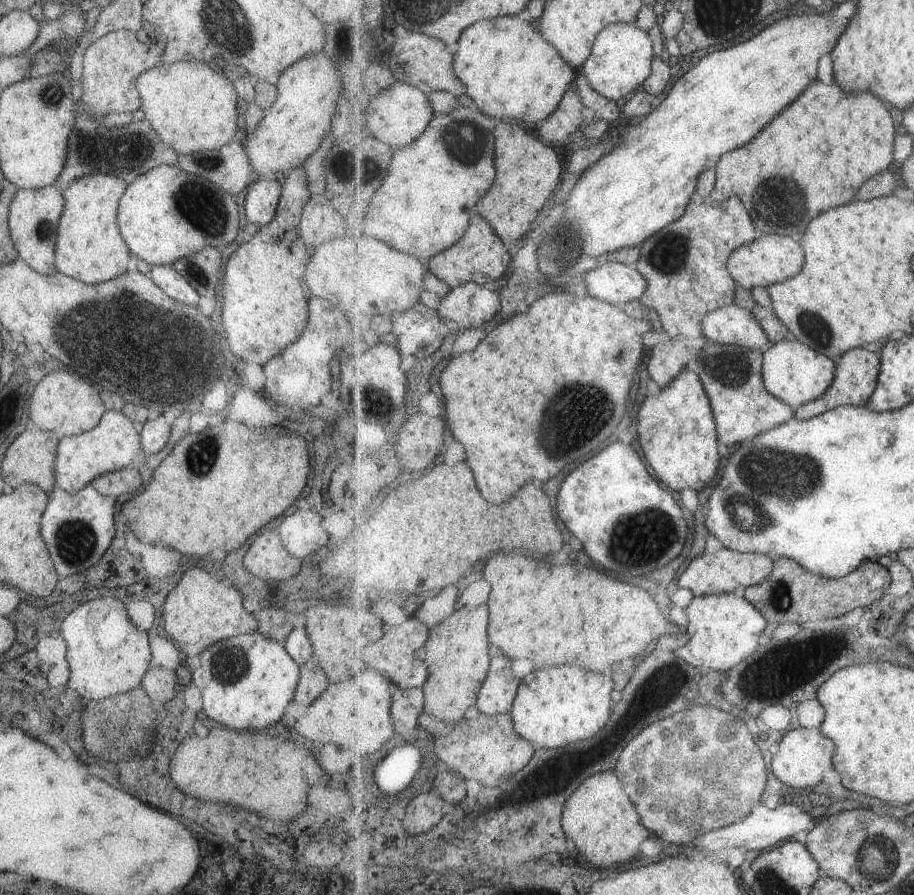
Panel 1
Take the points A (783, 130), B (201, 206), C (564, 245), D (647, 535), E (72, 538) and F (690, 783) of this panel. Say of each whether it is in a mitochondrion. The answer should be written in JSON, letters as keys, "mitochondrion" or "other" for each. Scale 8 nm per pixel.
{"A":"other","B":"mitochondrion","C":"mitochondrion","D":"mitochondrion","E":"mitochondrion","F":"mitochondrion"}

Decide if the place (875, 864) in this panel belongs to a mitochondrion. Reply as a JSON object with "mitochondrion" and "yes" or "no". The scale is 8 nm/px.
{"mitochondrion":"yes"}

